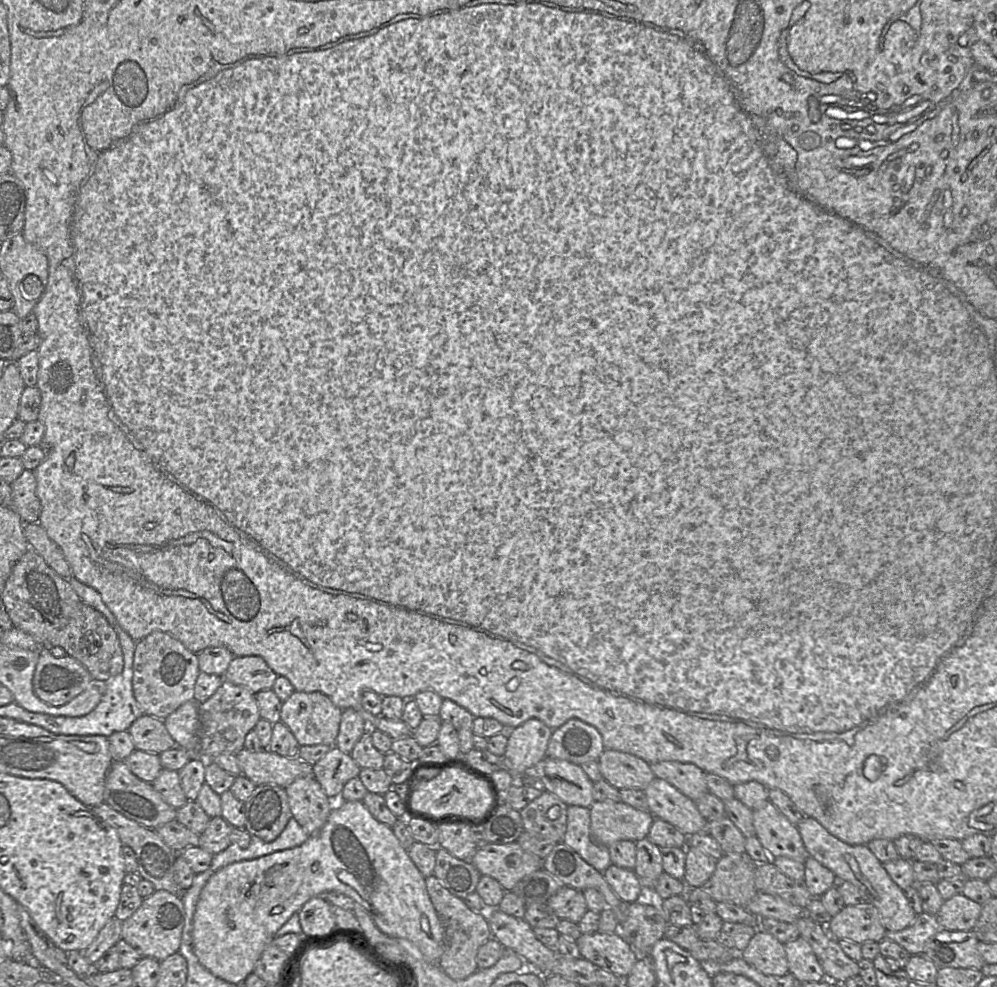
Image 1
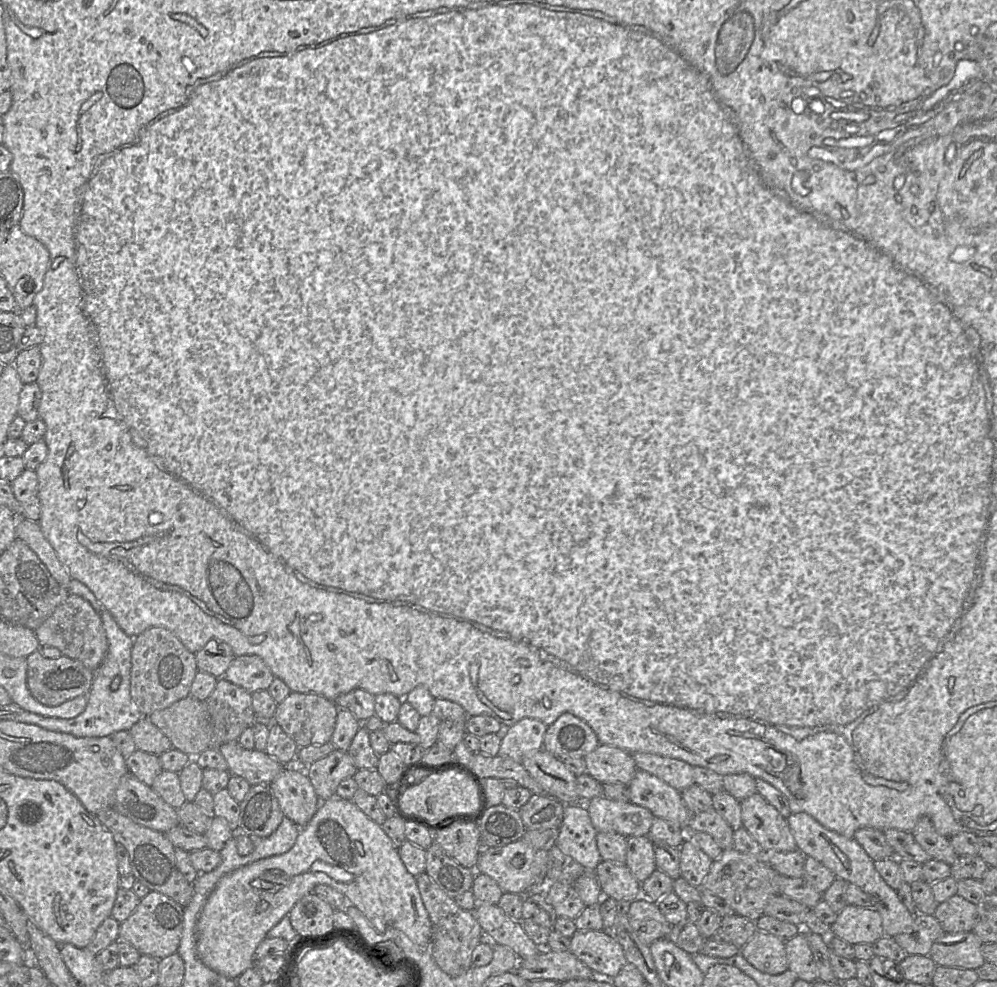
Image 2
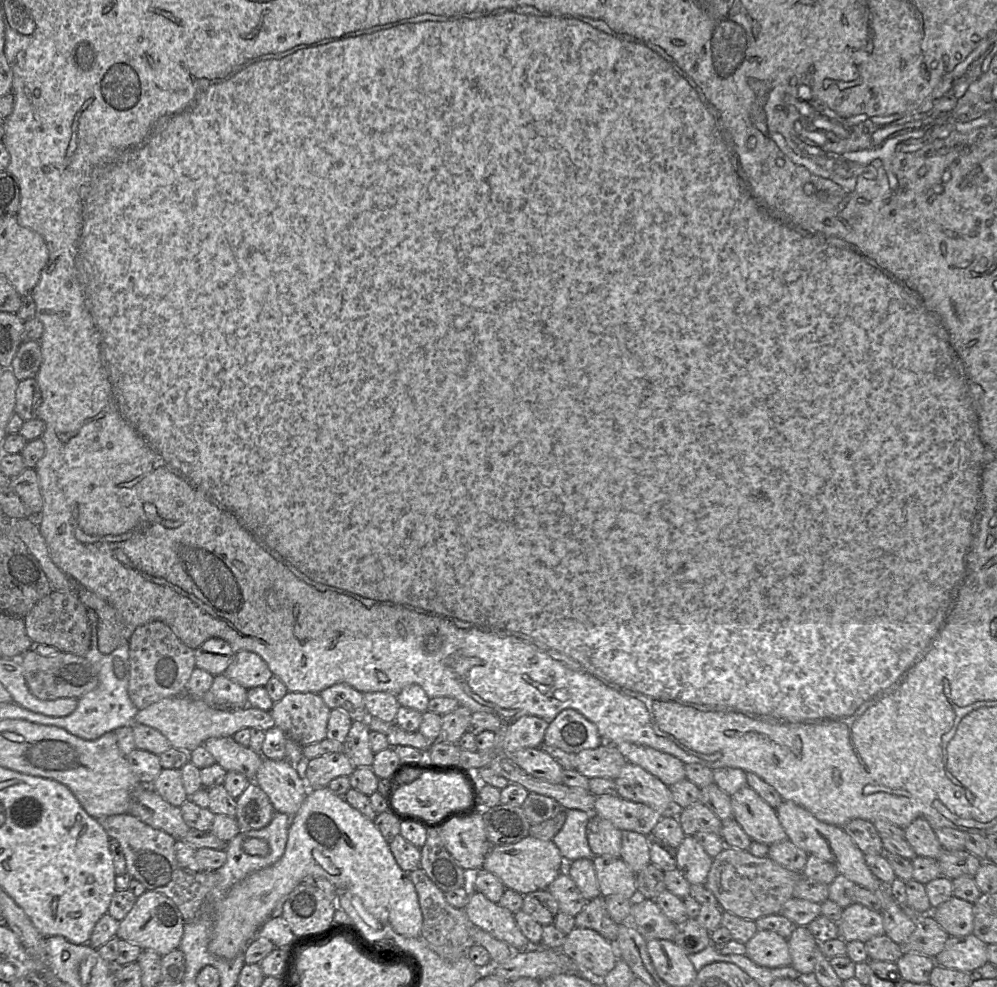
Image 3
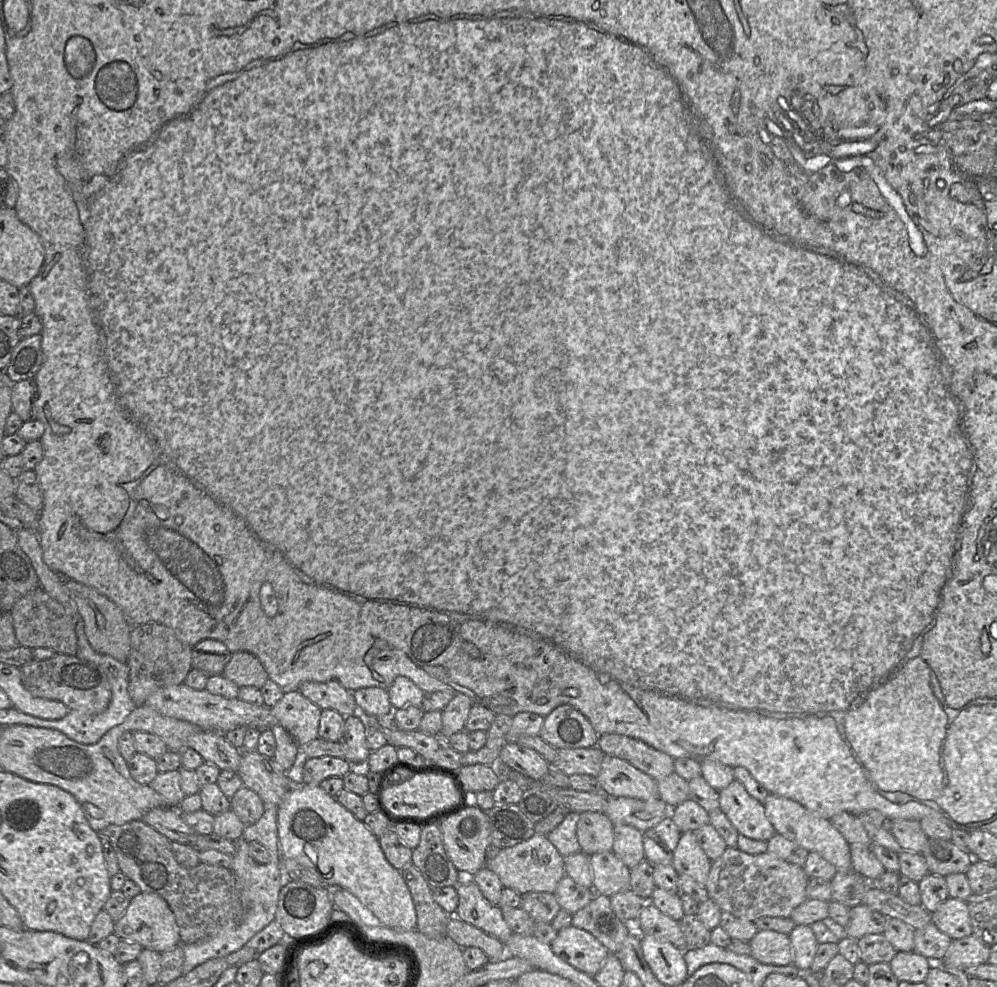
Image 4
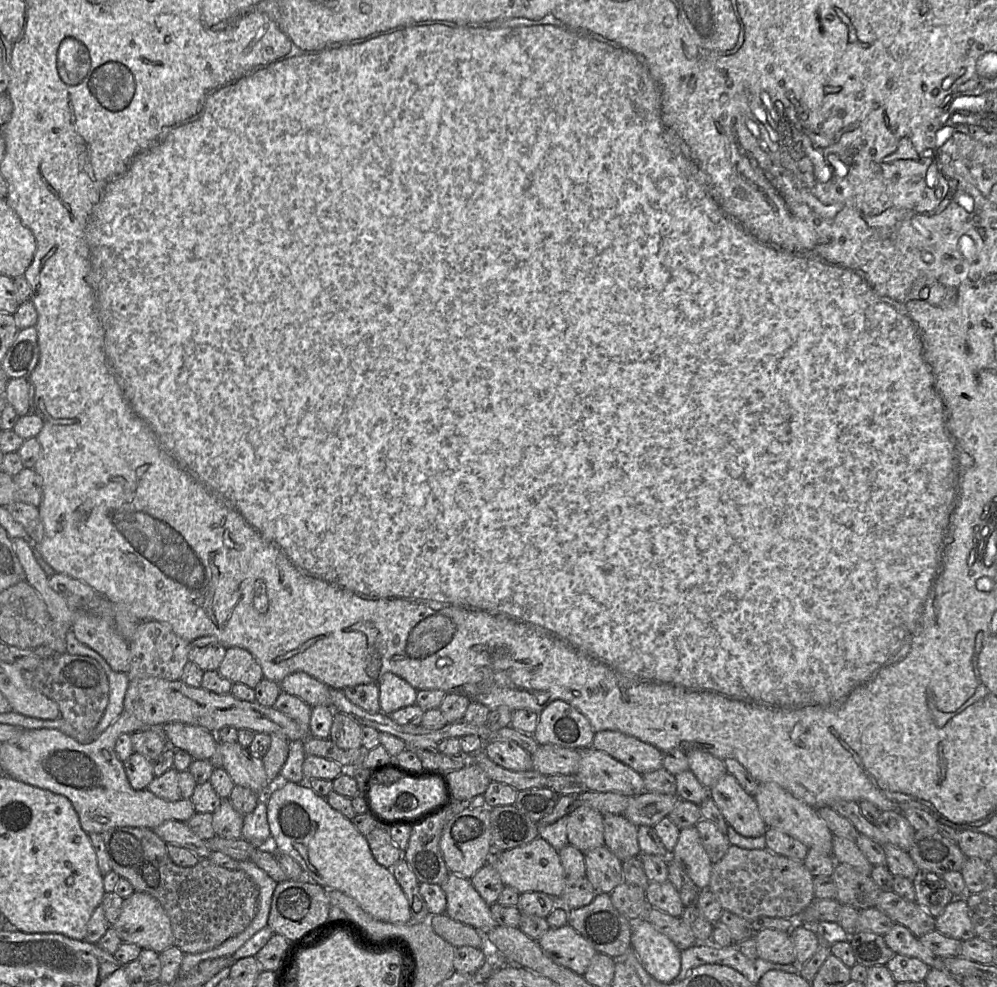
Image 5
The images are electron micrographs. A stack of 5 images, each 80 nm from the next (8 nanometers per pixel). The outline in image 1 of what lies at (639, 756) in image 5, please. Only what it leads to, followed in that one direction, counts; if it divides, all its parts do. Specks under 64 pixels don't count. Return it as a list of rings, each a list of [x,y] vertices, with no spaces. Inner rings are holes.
[[[660,761],[650,767],[655,777],[666,780],[693,801],[709,792],[706,772],[693,763]]]

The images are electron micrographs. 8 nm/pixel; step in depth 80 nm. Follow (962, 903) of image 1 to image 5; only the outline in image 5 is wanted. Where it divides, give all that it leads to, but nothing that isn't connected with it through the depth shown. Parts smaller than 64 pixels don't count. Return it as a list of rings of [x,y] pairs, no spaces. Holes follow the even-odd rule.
[[[955,898],[944,908],[936,917],[935,929],[961,942],[975,937],[965,898]]]

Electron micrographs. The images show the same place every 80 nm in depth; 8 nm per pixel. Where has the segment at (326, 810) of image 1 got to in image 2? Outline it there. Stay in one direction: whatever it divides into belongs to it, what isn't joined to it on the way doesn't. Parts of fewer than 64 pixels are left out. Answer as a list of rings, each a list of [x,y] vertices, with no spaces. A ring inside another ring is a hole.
[[[297,765],[284,766],[279,775],[270,783],[270,787],[278,800],[283,815],[297,826],[304,827],[317,812],[322,801],[317,796],[304,769]]]

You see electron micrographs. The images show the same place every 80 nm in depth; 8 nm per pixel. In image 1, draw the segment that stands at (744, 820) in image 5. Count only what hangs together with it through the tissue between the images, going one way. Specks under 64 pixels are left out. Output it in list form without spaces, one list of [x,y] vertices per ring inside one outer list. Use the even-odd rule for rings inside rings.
[[[769,800],[753,810],[755,835],[772,858],[784,856],[805,861],[809,856],[796,825],[791,823]]]

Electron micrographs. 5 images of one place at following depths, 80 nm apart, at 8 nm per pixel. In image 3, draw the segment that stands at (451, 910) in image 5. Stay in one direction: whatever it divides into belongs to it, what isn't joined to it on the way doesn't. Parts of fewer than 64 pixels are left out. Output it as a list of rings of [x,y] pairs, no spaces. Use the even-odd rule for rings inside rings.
[[[476,890],[470,892],[464,912],[474,925],[506,942],[514,951],[532,947],[521,932],[514,914],[499,904],[493,903],[482,893]]]

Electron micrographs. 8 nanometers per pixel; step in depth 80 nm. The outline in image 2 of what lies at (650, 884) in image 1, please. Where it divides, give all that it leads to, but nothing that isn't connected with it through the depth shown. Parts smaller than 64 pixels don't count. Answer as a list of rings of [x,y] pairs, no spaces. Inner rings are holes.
[[[630,836],[626,838],[626,866],[635,878],[642,883],[657,868],[653,842],[648,836]]]

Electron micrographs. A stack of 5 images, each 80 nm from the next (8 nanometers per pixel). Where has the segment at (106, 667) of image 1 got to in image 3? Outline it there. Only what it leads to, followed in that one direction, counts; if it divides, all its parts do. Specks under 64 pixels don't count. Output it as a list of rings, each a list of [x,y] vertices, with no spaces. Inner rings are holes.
[[[52,591],[39,600],[23,617],[26,633],[34,644],[48,645],[61,652],[77,656],[87,654],[91,646],[91,626],[88,609],[79,599],[77,591]]]

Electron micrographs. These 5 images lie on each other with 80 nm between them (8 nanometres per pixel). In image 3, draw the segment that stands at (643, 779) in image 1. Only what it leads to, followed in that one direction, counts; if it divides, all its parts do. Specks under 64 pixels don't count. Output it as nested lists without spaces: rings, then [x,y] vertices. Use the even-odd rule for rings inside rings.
[[[603,743],[596,748],[576,753],[575,770],[588,779],[610,778],[614,780],[626,763],[626,758],[615,745]]]

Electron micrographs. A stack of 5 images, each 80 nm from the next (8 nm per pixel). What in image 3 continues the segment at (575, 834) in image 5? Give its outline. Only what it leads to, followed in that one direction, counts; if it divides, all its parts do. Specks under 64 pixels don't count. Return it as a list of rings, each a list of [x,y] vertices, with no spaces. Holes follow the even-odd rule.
[[[591,814],[587,824],[587,840],[594,856],[620,857],[622,831],[610,821]]]

